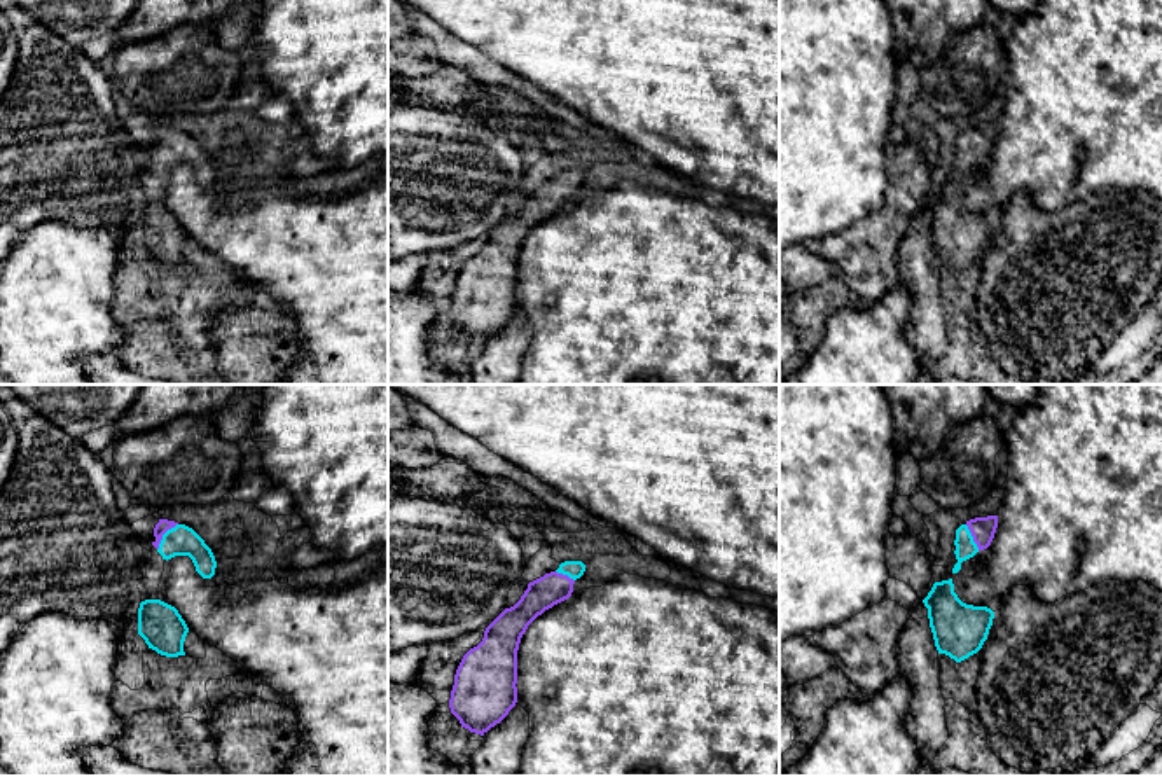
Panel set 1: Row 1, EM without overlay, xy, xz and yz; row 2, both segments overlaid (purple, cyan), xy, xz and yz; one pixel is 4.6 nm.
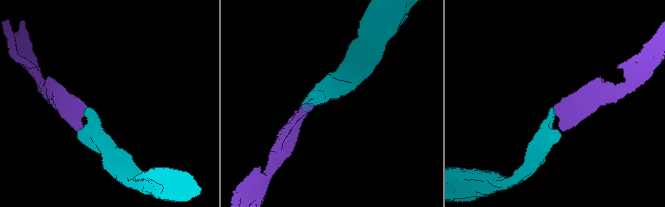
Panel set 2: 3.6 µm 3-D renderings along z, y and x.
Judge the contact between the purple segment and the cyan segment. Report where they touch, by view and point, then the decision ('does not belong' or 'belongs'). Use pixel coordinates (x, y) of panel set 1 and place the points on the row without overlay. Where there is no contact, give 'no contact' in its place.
contact xy (163, 142); belongs

